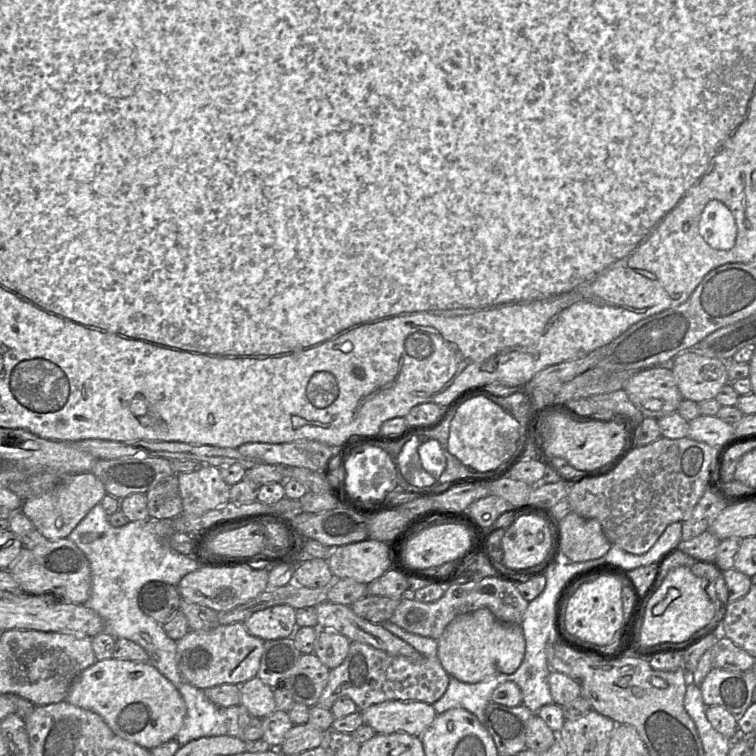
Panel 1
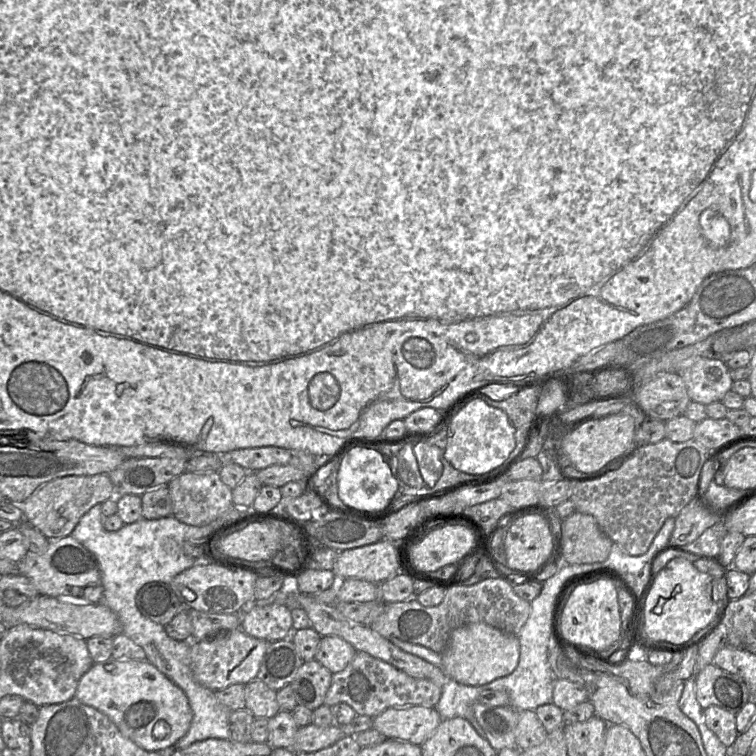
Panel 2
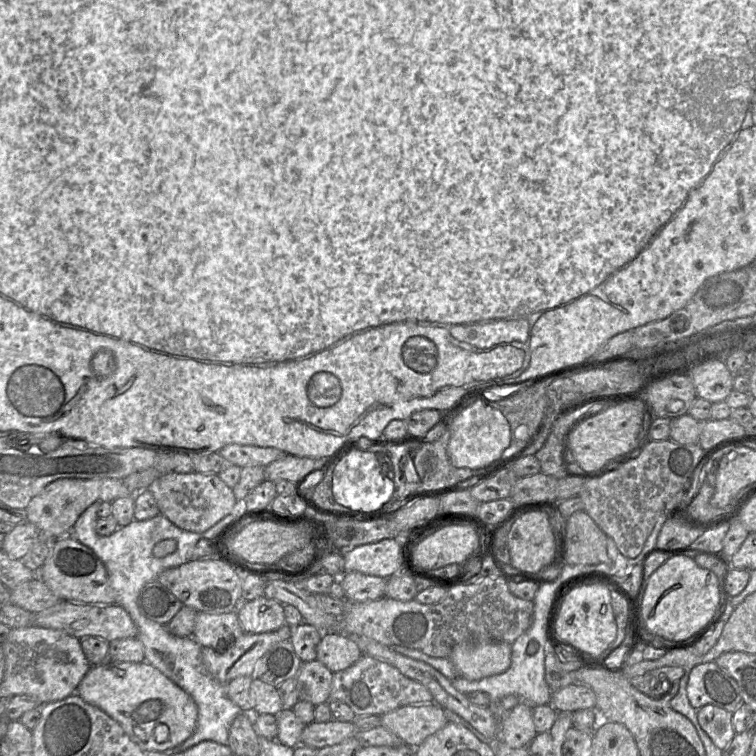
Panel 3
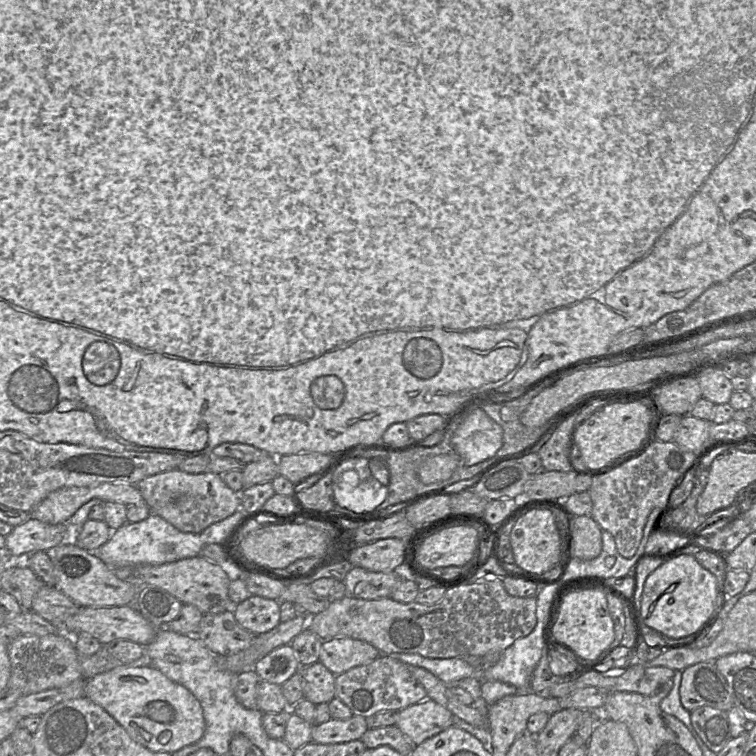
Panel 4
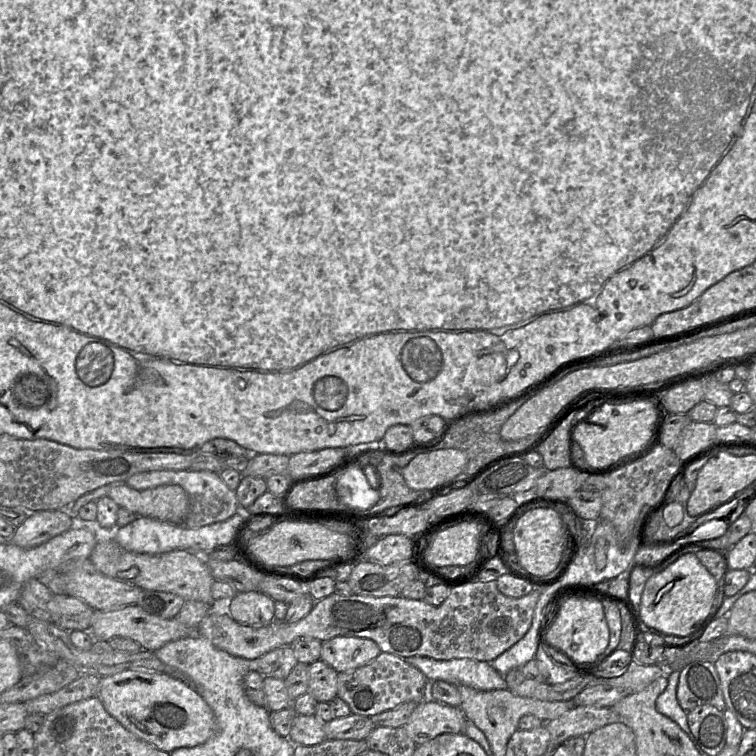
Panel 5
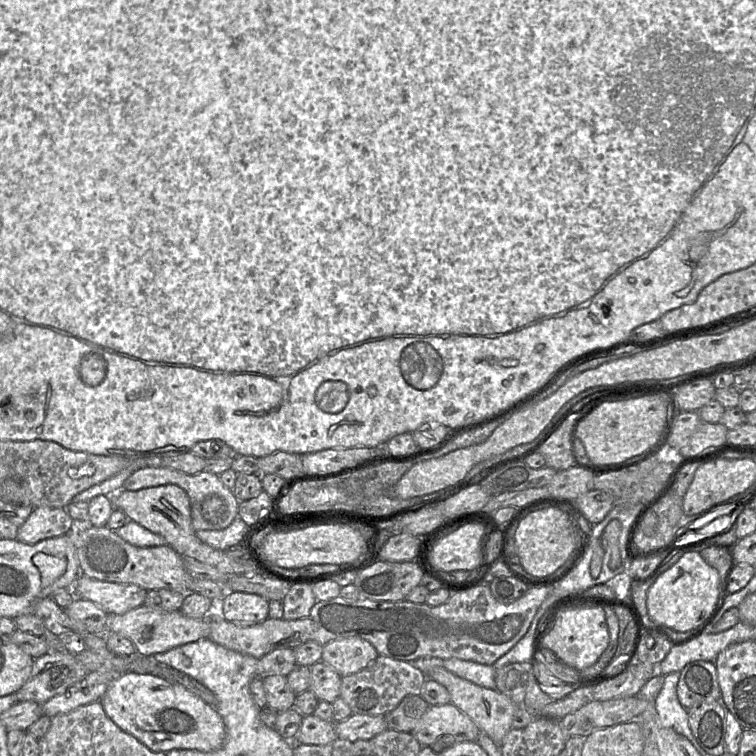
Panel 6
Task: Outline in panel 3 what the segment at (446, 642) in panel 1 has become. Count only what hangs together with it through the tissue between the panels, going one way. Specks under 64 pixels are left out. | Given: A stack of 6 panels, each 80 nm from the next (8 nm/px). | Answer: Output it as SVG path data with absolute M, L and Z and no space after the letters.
M458 644L450 656L458 676L469 681L505 672L511 664L511 644Z

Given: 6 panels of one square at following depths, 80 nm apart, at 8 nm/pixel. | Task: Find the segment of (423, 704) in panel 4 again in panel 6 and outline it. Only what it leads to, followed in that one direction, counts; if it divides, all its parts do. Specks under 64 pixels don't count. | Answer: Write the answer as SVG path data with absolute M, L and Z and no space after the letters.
M449 703L430 706L419 720L411 734L417 739L422 747L429 747L443 735L453 735L457 743L465 741L477 742L480 730L466 714L464 714L452 703Z

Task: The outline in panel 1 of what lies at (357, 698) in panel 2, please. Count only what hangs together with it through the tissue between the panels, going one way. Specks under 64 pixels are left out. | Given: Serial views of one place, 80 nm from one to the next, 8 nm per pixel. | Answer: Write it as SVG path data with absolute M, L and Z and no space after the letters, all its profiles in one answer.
M352 641L343 663L330 670L328 685L321 694L317 706L331 710L334 703L341 698L350 698L358 710L385 701L419 701L432 705L444 695L449 681L450 676L438 657L409 659Z

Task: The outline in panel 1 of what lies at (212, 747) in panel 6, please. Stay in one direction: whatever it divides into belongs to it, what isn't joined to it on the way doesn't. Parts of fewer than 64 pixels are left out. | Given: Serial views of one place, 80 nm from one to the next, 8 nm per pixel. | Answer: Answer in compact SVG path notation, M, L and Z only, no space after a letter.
M97 660L75 678L65 700L97 713L116 735L148 750L175 739L186 715L180 692L149 662Z

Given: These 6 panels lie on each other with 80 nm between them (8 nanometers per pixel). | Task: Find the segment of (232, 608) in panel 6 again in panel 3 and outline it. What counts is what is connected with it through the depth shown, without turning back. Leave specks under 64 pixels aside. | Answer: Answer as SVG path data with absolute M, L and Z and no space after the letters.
M265 596L246 602L237 617L244 633L249 634L273 632L285 624L283 604Z

